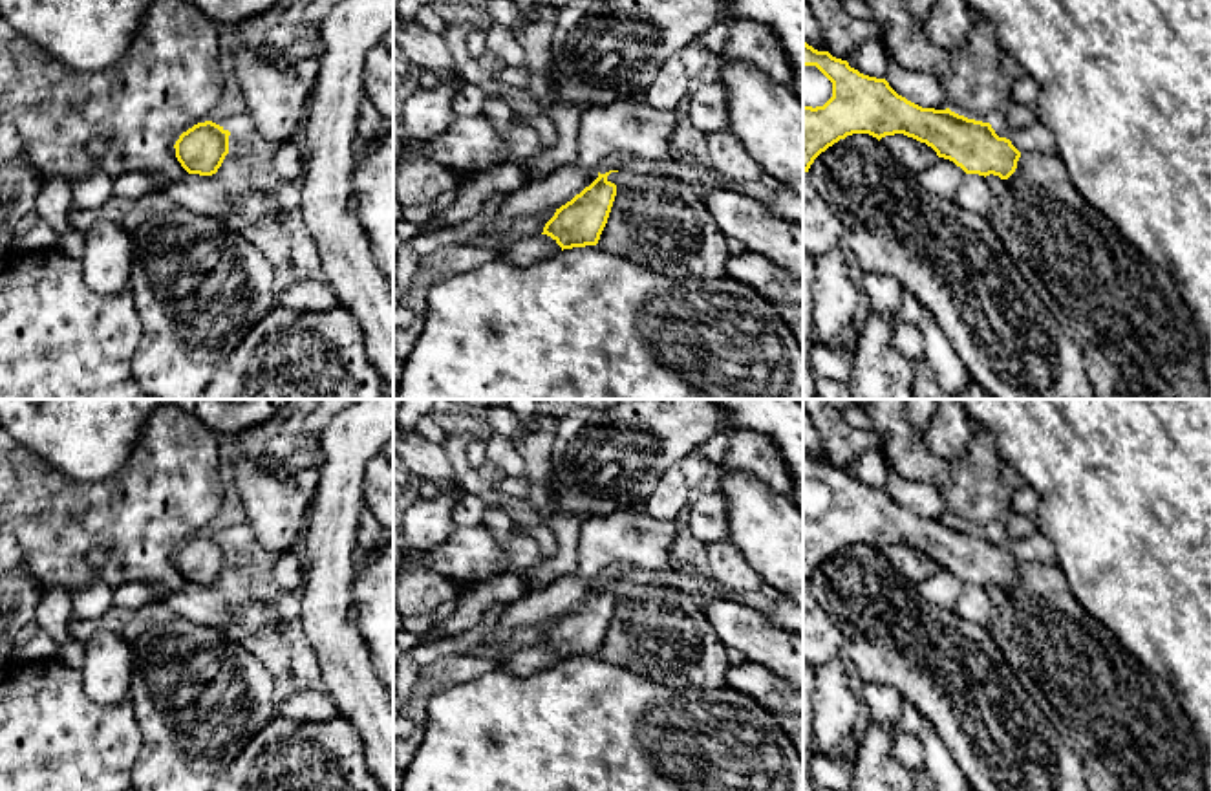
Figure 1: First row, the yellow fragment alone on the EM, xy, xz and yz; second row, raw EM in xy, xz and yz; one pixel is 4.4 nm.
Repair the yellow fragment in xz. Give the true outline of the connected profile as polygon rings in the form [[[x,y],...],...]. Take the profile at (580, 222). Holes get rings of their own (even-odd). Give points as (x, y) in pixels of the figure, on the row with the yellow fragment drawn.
[[[618,170],[598,172],[589,187],[556,209],[541,234],[551,236],[562,251],[596,245],[616,196],[616,185],[607,179],[611,172]]]

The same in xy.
[[[212,121],[198,123],[176,141],[176,157],[188,174],[212,176],[229,154],[229,135]]]

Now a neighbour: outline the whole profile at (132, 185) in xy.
[[[128,172],[113,179],[113,194],[128,198],[132,201],[154,192],[154,181],[148,172]]]

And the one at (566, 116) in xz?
[[[551,90],[545,112],[558,130],[556,143],[552,148],[549,148],[545,157],[532,159],[527,165],[525,183],[545,178],[554,170],[576,161],[578,130],[584,110],[574,103],[563,101]]]

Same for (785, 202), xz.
[[[679,152],[677,157],[690,165],[701,176],[704,192],[715,189],[732,189],[765,203],[792,223],[803,225],[803,194],[794,192],[785,185],[781,185],[779,189],[770,189],[761,179],[743,183],[728,181],[723,179],[719,174],[713,174],[712,168],[701,165],[699,161],[693,161],[688,152]]]

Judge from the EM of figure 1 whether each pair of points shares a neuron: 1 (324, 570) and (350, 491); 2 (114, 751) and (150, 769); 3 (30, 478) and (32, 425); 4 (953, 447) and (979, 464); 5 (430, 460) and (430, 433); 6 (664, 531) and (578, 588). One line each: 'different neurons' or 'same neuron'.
1: same neuron
2: different neurons
3: different neurons
4: different neurons
5: different neurons
6: different neurons

